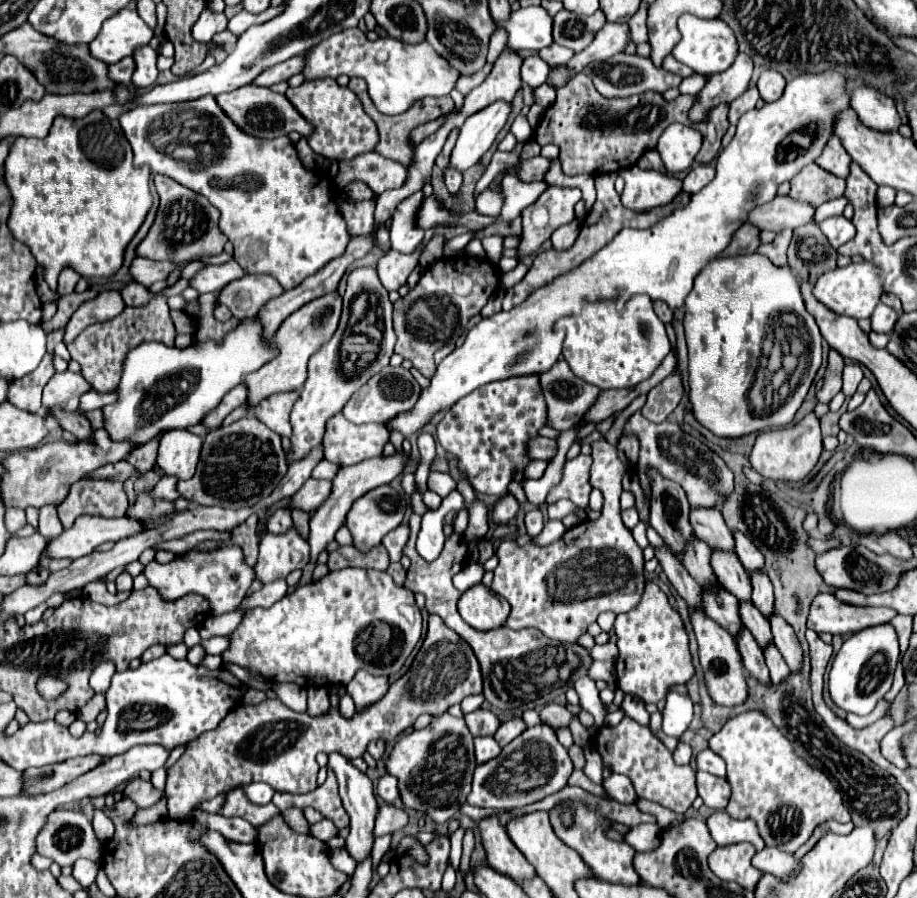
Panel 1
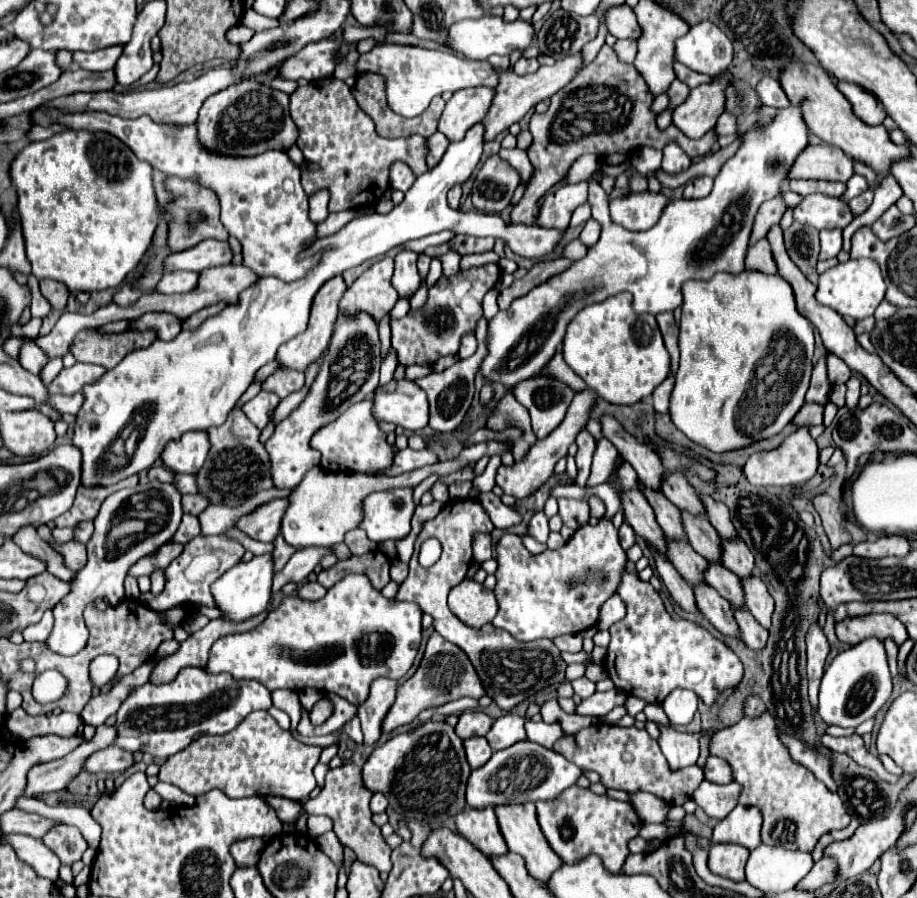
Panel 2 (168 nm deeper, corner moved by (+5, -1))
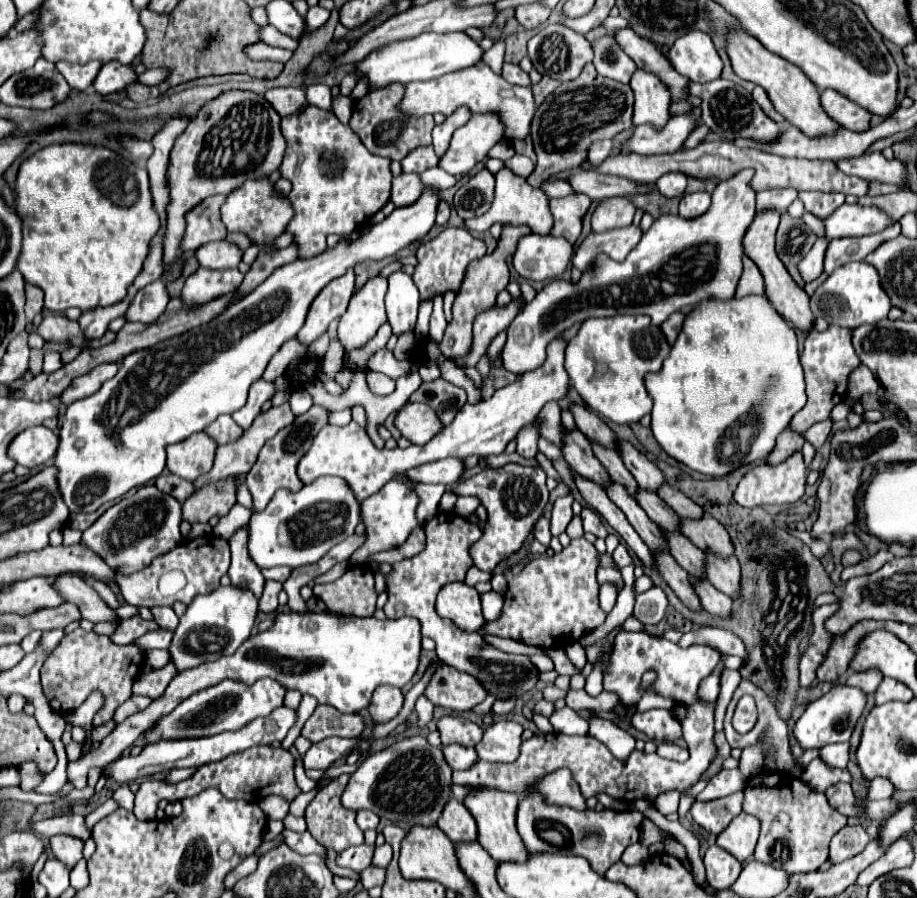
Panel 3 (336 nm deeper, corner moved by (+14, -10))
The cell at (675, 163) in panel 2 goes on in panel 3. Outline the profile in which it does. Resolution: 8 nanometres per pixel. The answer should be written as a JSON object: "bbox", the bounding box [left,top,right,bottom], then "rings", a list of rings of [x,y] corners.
{"bbox":[656,172,688,198],"rings":[[[670,172],[668,176],[662,176],[656,182],[660,194],[666,198],[680,198],[686,192],[686,184],[688,184],[688,178],[680,172]]]}

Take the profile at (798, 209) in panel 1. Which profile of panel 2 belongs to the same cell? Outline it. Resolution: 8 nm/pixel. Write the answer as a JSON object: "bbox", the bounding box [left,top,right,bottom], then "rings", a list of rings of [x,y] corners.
{"bbox":[793,193,853,229],"rings":[[[821,193],[805,195],[799,205],[793,207],[793,219],[801,225],[811,225],[815,229],[831,229],[831,227],[845,227],[851,223],[853,215],[849,211],[849,205],[827,197]]]}

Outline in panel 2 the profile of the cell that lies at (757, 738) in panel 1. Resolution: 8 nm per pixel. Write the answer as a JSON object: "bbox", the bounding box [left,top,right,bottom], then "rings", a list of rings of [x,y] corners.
{"bbox":[709,711,851,851],"rings":[[[765,711],[757,719],[743,717],[739,723],[711,735],[709,753],[731,763],[733,781],[741,785],[739,805],[755,805],[763,815],[761,839],[765,845],[779,845],[797,851],[811,851],[823,833],[843,829],[851,817],[837,793],[829,791],[815,775],[793,761],[781,743],[773,717]]]}

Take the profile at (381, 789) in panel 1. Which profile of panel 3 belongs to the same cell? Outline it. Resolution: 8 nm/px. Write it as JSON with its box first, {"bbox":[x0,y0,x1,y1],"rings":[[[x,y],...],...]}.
{"bbox":[356,810,380,830],"rings":[[[360,810],[358,812],[358,818],[356,818],[356,824],[362,828],[362,830],[368,830],[368,828],[378,828],[378,822],[380,822],[380,818],[374,814],[374,812],[370,812],[370,810]]]}

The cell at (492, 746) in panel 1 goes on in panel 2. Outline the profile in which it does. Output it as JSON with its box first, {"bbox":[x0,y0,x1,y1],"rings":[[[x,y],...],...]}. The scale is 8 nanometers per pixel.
{"bbox":[465,737,493,769],"rings":[[[473,737],[473,739],[465,739],[465,753],[469,765],[475,769],[481,767],[485,761],[489,761],[493,749],[489,747],[489,741],[485,737]]]}

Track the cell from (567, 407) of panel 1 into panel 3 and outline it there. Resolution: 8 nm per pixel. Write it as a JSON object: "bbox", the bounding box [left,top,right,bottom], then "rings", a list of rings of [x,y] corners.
{"bbox":[516,424,538,458],"rings":[[[528,424],[526,428],[520,430],[520,434],[516,436],[516,442],[518,442],[516,452],[522,458],[534,458],[536,452],[538,452],[538,446],[536,446],[536,442],[538,442],[538,430],[532,424]]]}

